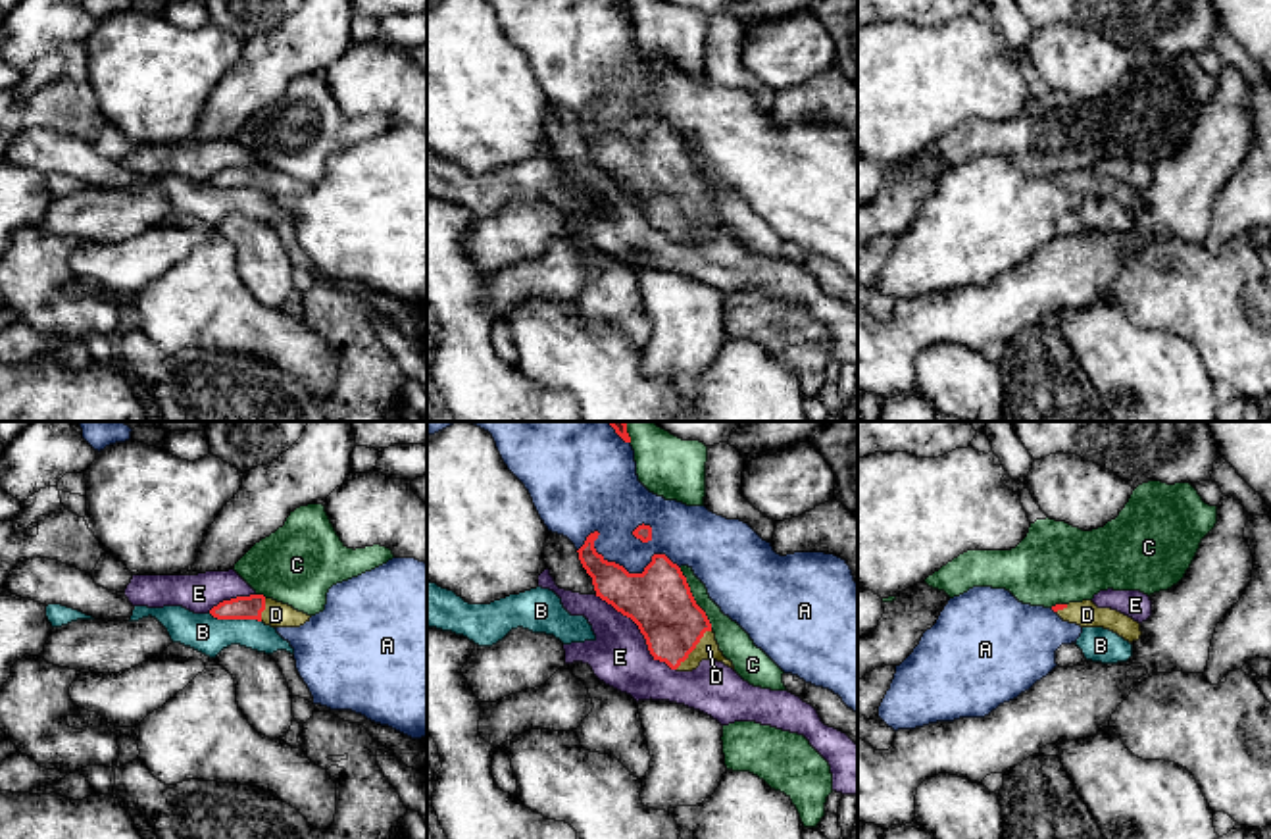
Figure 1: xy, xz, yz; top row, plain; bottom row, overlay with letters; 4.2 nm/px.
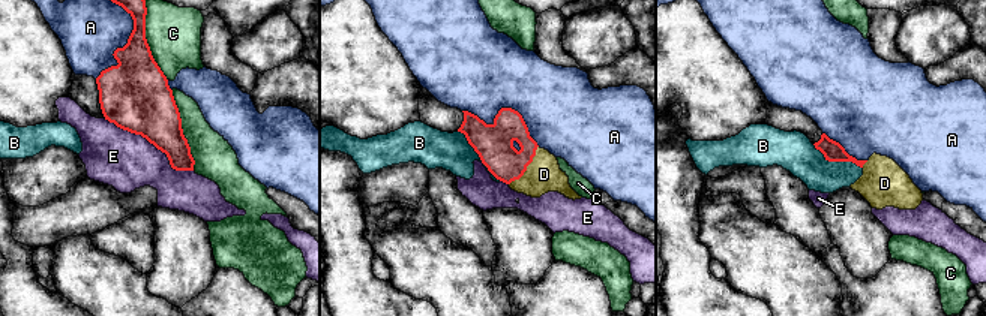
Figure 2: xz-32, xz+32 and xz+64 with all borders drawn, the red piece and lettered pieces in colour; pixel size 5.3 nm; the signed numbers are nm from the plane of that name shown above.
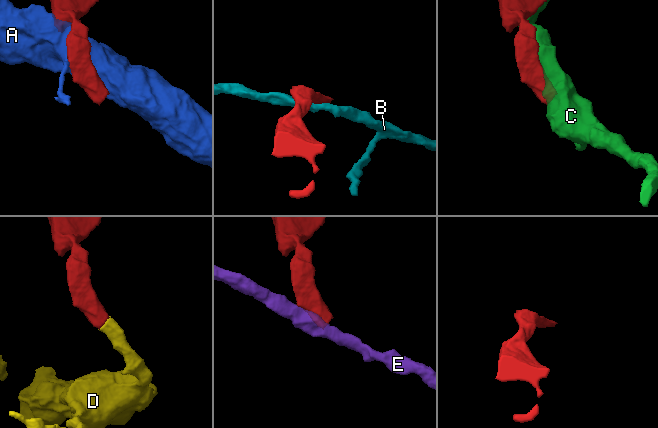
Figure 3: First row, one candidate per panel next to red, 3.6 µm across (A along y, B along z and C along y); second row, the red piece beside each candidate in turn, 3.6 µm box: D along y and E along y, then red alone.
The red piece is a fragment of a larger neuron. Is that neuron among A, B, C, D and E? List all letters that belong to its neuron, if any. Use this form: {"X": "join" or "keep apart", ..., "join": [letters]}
{"A": "keep apart", "B": "keep apart", "C": "keep apart", "D": "join", "E": "keep apart", "join": ["D"]}

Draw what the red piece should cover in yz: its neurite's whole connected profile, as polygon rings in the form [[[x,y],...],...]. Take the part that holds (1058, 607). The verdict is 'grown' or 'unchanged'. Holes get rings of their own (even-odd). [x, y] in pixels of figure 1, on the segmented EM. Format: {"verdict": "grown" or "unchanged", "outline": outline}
{"verdict": "grown", "outline": [[[1092,600],[1056,604],[1052,610],[1063,622],[1077,623],[1081,627],[1104,627],[1129,643],[1138,641],[1142,635],[1138,622],[1111,608],[1098,608]]]}

